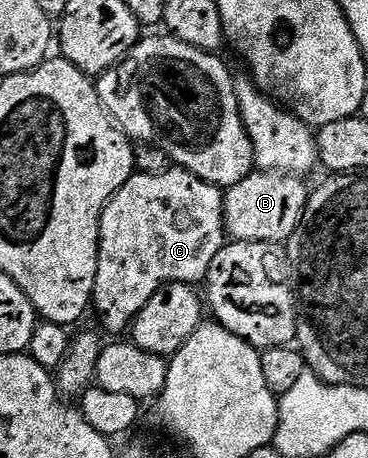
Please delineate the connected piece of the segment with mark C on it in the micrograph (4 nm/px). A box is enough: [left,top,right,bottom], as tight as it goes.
[92,169,227,337]

